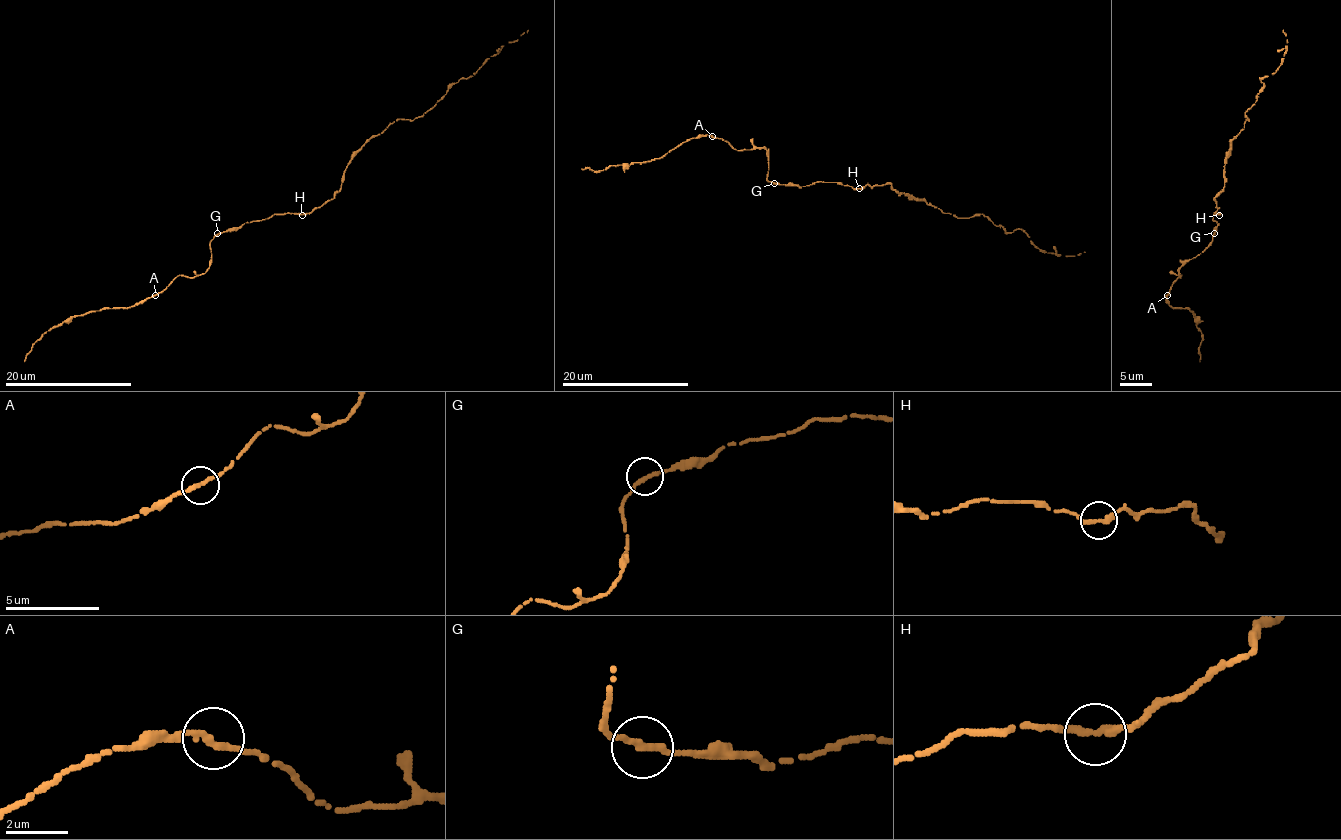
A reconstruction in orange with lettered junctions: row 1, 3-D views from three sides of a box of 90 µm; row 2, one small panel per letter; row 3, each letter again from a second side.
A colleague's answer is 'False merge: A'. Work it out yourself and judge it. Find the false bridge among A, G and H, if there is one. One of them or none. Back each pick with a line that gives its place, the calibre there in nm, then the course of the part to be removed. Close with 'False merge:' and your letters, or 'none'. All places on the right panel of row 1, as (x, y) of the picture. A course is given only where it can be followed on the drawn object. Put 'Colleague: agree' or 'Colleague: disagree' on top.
Colleague: disagree
False merge: none

